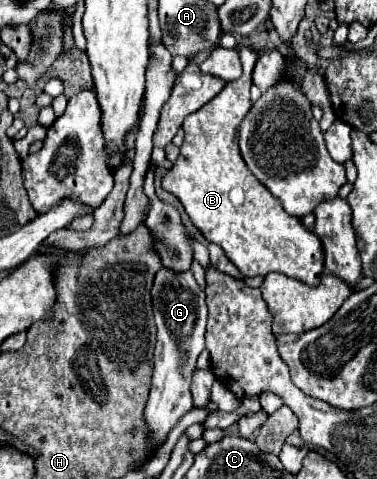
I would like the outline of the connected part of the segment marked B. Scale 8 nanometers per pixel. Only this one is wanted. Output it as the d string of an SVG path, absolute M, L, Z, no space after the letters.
M244 46L244 48L238 48L238 54L240 54L242 68L244 68L242 76L240 76L238 80L234 80L234 82L228 82L228 84L224 86L224 90L222 90L214 100L210 100L206 106L202 106L198 112L190 114L190 116L184 120L186 138L184 138L184 144L182 144L182 148L180 148L180 156L178 156L178 160L174 162L174 168L164 176L162 186L164 186L164 190L168 190L168 192L172 192L174 196L180 198L180 202L184 204L184 210L188 212L190 220L194 222L194 226L202 230L202 234L208 238L208 242L216 242L216 244L220 244L220 246L224 248L226 256L228 256L230 262L240 270L240 274L242 274L244 278L248 278L248 276L258 276L258 274L260 274L260 276L266 276L266 274L270 274L270 272L282 272L282 274L286 274L286 276L290 276L290 278L296 278L296 280L308 284L308 286L318 286L318 284L320 284L320 276L322 276L322 272L324 272L324 246L322 246L320 238L314 236L314 232L308 230L308 228L302 224L300 218L290 216L290 214L282 208L282 202L280 202L276 196L272 196L270 190L266 190L266 186L246 168L246 164L244 164L244 160L242 160L242 156L240 156L240 150L238 150L238 126L242 124L242 120L246 118L246 114L248 114L250 108L252 108L252 102L250 102L250 86L252 86L252 72L254 72L254 66L256 66L256 60L258 60L258 50L256 50L256 48L250 48L250 46Z

